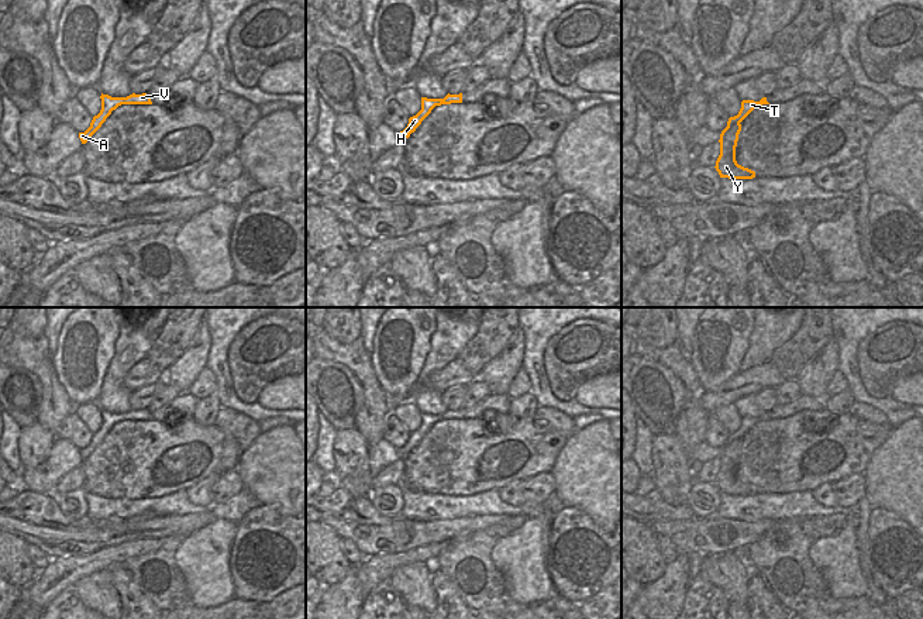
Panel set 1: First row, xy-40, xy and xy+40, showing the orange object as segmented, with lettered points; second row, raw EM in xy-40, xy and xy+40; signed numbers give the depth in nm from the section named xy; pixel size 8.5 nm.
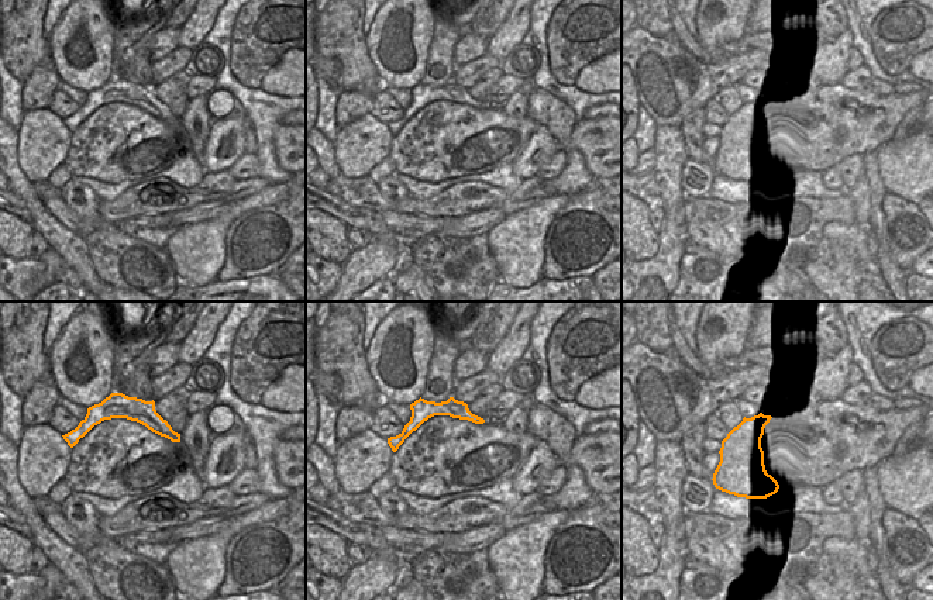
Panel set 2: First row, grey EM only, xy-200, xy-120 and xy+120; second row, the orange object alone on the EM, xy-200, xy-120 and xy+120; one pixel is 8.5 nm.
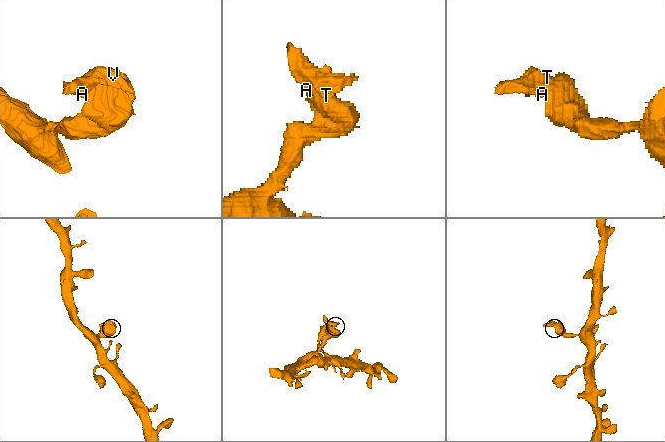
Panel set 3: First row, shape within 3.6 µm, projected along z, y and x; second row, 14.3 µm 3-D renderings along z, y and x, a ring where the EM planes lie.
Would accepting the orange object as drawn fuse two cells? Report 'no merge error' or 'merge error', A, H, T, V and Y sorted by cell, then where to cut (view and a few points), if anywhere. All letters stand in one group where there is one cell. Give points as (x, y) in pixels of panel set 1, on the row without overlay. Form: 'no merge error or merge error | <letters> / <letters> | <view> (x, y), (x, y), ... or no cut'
merge error | A H T V / Y | xy+40 (739, 437), (727, 443)

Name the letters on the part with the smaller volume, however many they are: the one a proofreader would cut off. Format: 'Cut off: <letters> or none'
Cut off: A, H, T, V.

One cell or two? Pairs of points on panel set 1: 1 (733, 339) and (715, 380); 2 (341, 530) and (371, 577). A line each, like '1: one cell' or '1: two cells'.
1: one cell
2: two cells

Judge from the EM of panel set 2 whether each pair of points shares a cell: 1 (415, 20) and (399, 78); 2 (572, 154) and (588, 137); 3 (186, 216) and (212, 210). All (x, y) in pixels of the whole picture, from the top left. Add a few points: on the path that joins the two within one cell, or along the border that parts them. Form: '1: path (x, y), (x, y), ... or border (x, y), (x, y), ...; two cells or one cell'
1: path (415, 35), (417, 55), (415, 66); one cell
2: border (570, 145), (579, 151), (584, 165), (595, 176); two cells
3: path (192, 214), (206, 210); one cell

